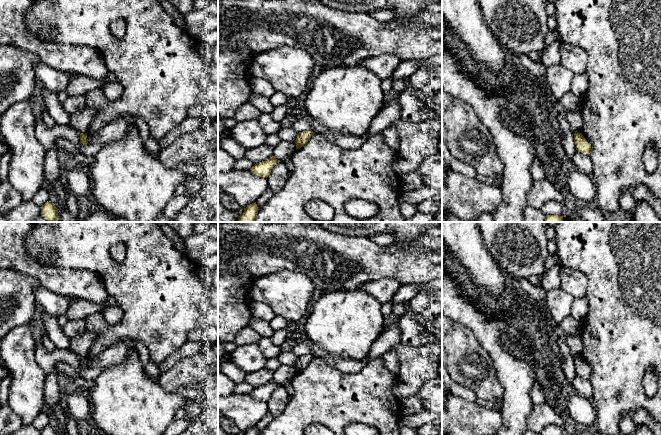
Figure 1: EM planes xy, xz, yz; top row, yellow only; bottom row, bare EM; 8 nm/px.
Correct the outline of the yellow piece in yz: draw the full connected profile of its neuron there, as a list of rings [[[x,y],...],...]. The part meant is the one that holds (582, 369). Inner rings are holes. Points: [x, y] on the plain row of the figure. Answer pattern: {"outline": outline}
{"outline": [[[582,357],[574,358],[574,366],[575,366],[577,375],[580,375],[581,377],[586,379],[590,379],[591,368],[584,362]]]}

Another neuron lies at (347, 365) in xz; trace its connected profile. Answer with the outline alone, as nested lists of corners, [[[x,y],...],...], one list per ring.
[[[307,340],[306,343],[309,346],[309,352],[313,356],[331,358],[334,361],[337,369],[344,373],[357,373],[368,363],[364,360],[354,360],[351,358],[344,358],[333,355],[310,340]]]

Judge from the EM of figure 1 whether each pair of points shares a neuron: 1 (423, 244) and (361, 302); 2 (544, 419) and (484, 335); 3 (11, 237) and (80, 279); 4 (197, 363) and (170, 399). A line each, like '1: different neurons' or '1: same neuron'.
1: different neurons
2: different neurons
3: same neuron
4: different neurons

